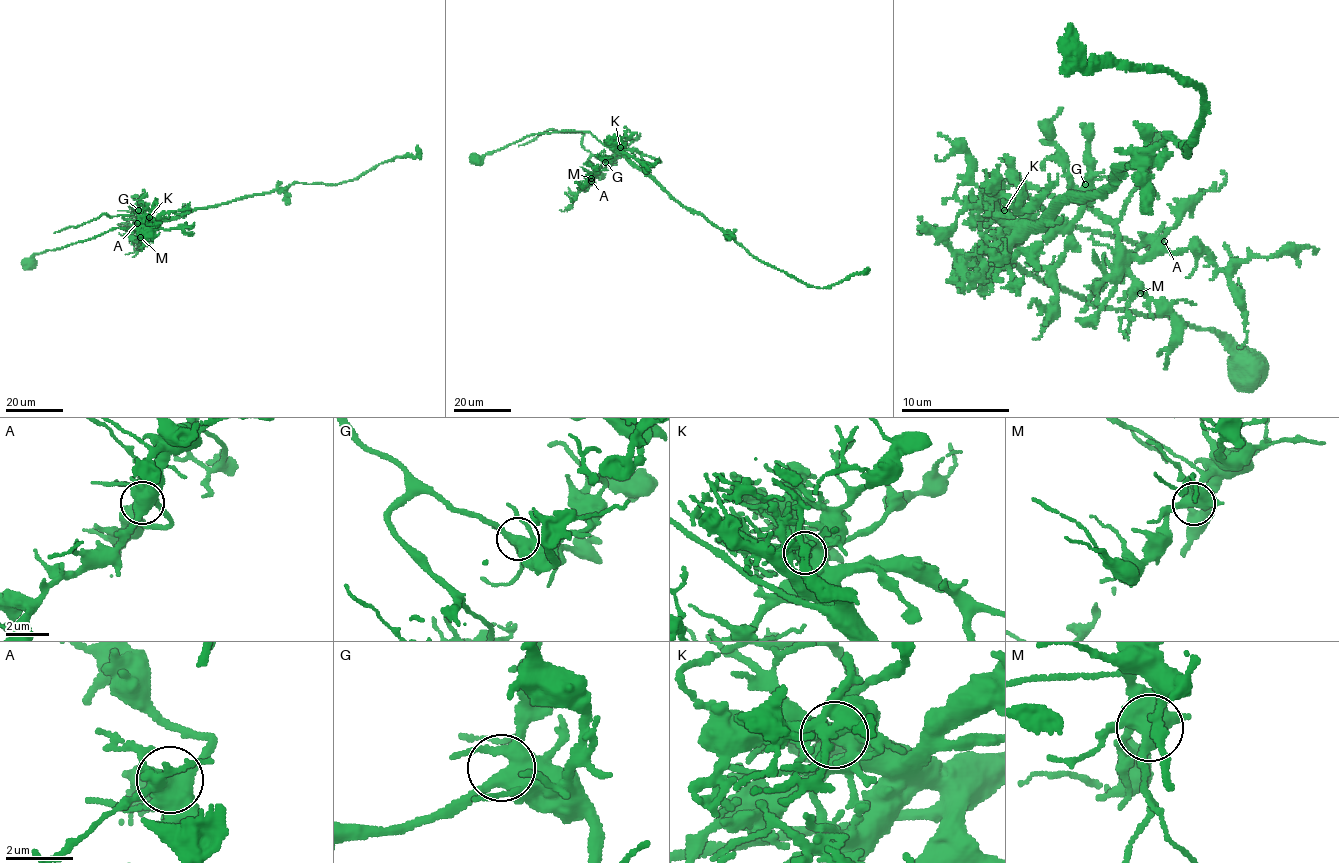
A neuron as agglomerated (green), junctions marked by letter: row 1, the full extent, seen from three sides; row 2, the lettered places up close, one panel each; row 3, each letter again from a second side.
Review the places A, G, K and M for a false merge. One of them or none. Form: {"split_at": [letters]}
{"split_at": ["K"]}

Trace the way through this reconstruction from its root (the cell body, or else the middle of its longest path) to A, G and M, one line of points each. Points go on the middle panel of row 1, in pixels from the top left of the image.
A: (476, 158), (531, 135), (588, 131), (621, 149), (610, 164), (589, 158), (597, 170), (591, 181)
G: (476, 158), (531, 135), (577, 131), (590, 132), (607, 146), (621, 149), (610, 164), (605, 162)
M: (476, 158), (531, 135), (588, 131), (621, 149), (610, 164), (589, 158), (597, 170), (591, 178)

